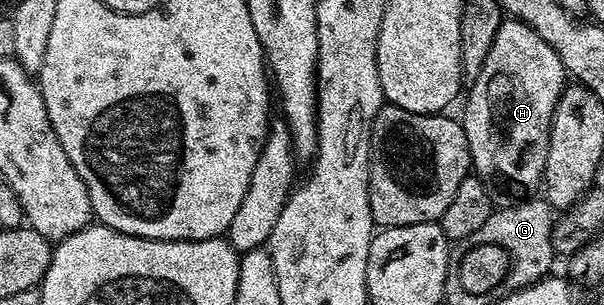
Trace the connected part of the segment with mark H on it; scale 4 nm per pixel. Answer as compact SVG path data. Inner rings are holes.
M504 20L503 26L485 55L485 63L475 81L470 82L467 93L467 106L463 109L461 124L469 139L471 168L474 176L487 184L492 194L507 197L503 199L523 199L535 188L540 188L545 159L549 151L549 131L555 105L565 88L565 70L557 51L537 35L524 21Z

